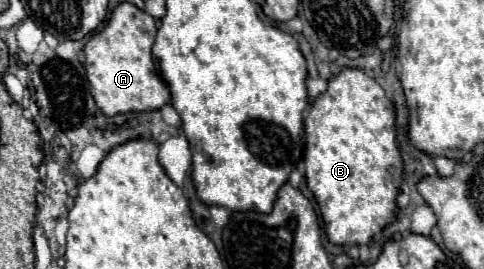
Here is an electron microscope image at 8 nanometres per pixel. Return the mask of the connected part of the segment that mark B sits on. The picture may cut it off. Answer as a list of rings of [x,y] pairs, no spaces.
[[[344,67],[328,81],[328,91],[318,95],[312,103],[306,119],[306,183],[314,193],[324,219],[326,235],[336,245],[366,245],[376,233],[380,233],[396,213],[396,195],[400,191],[402,179],[402,157],[396,147],[394,133],[394,105],[388,101],[382,85],[368,73],[352,67]]]

